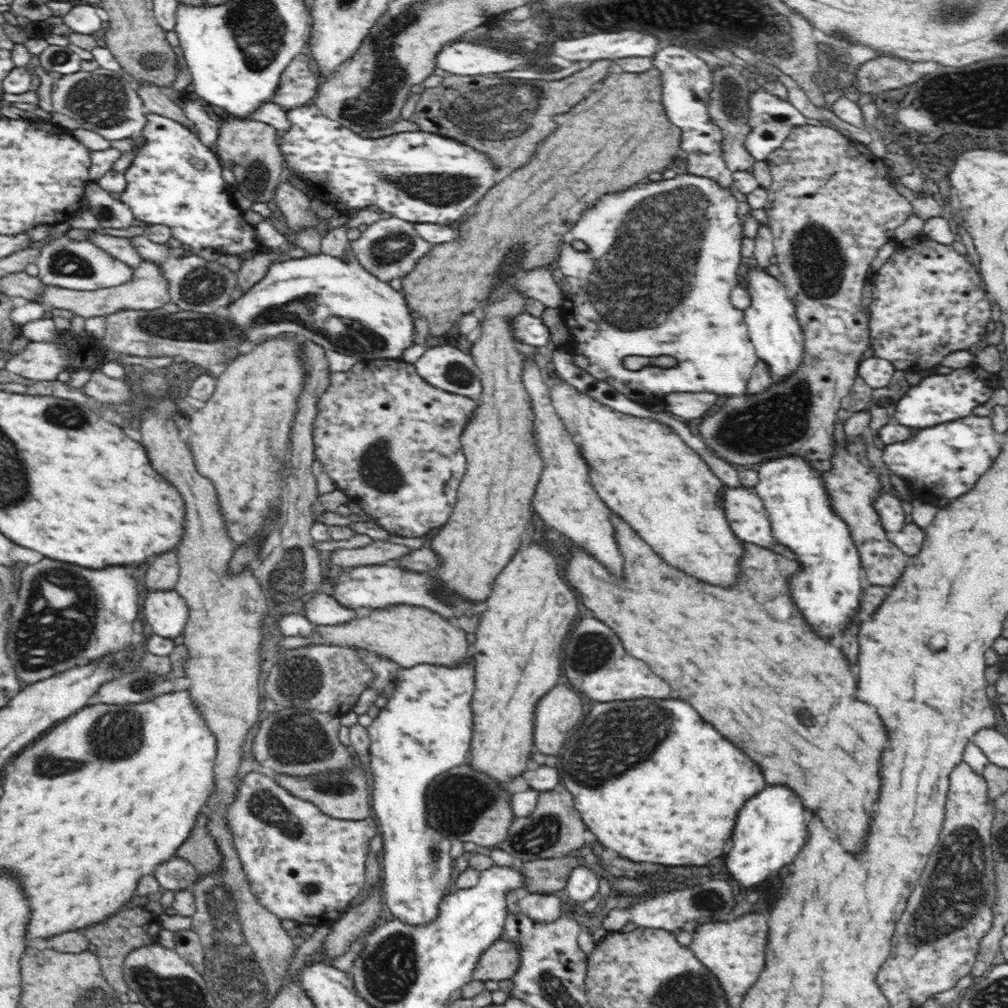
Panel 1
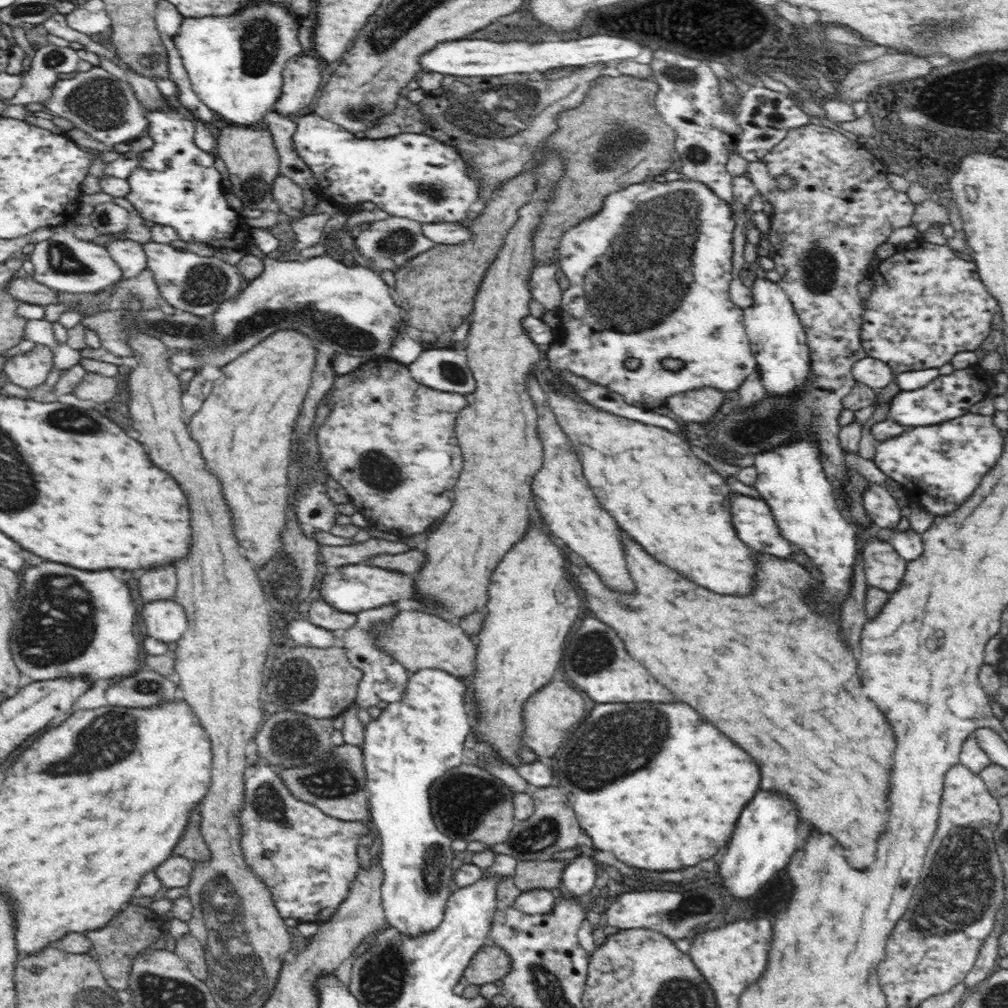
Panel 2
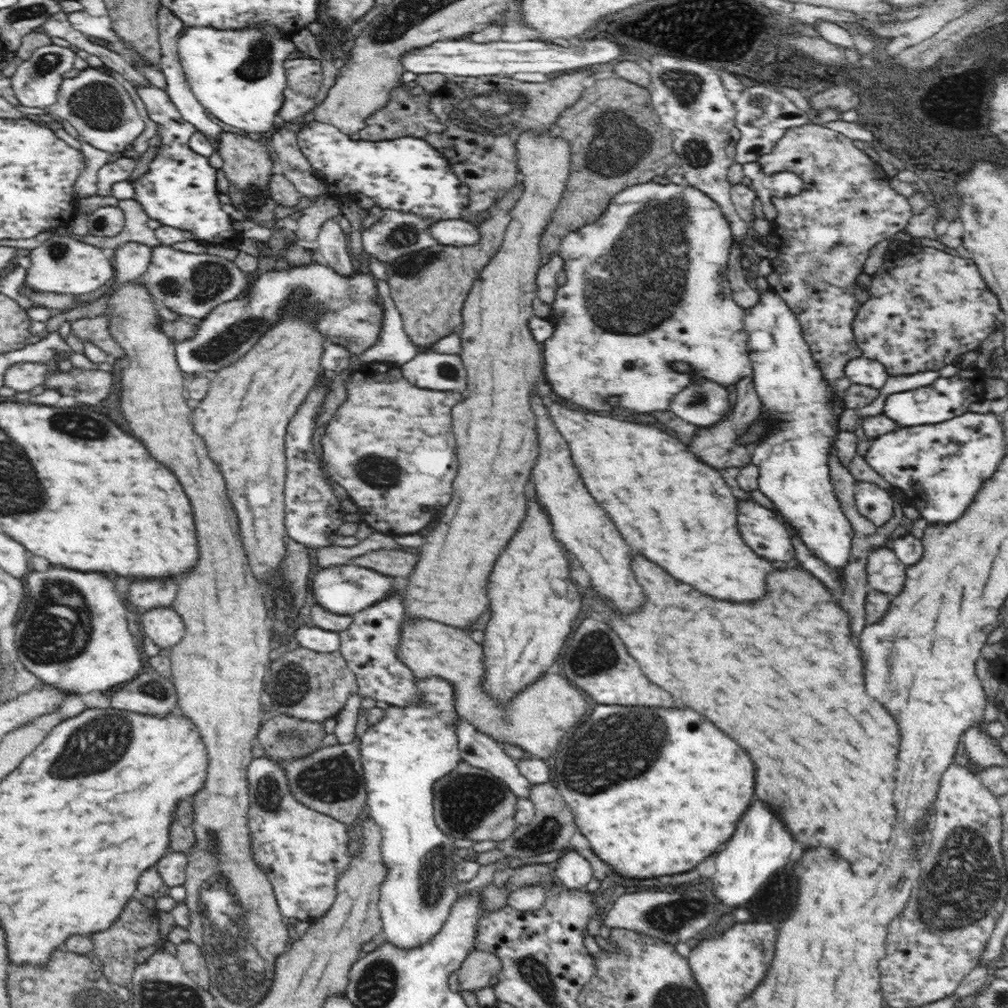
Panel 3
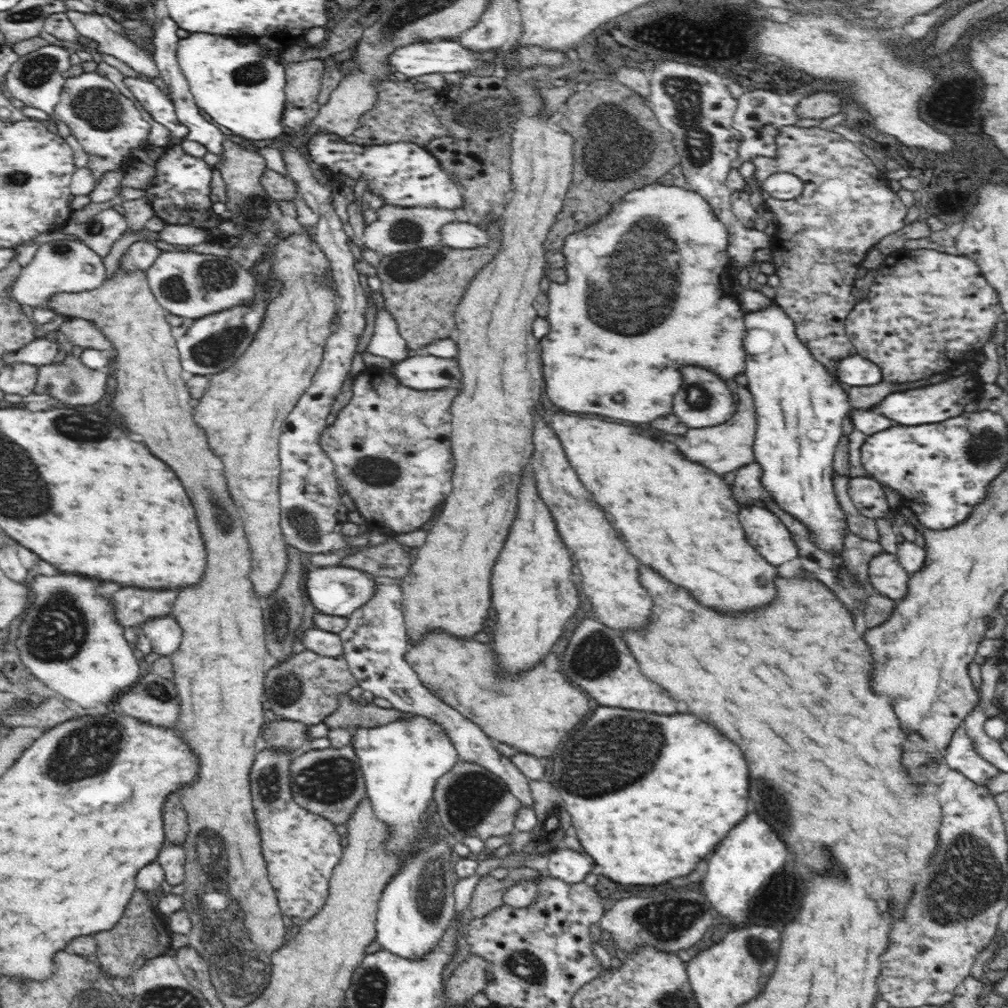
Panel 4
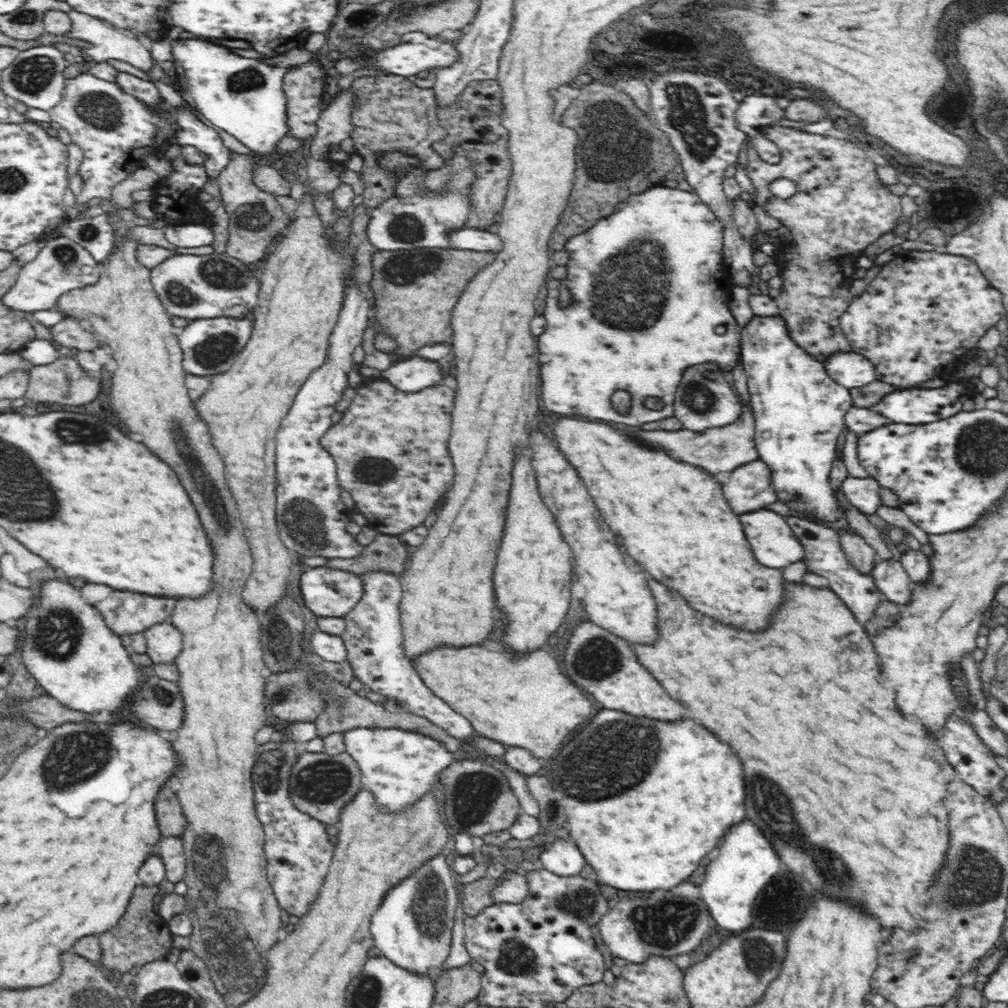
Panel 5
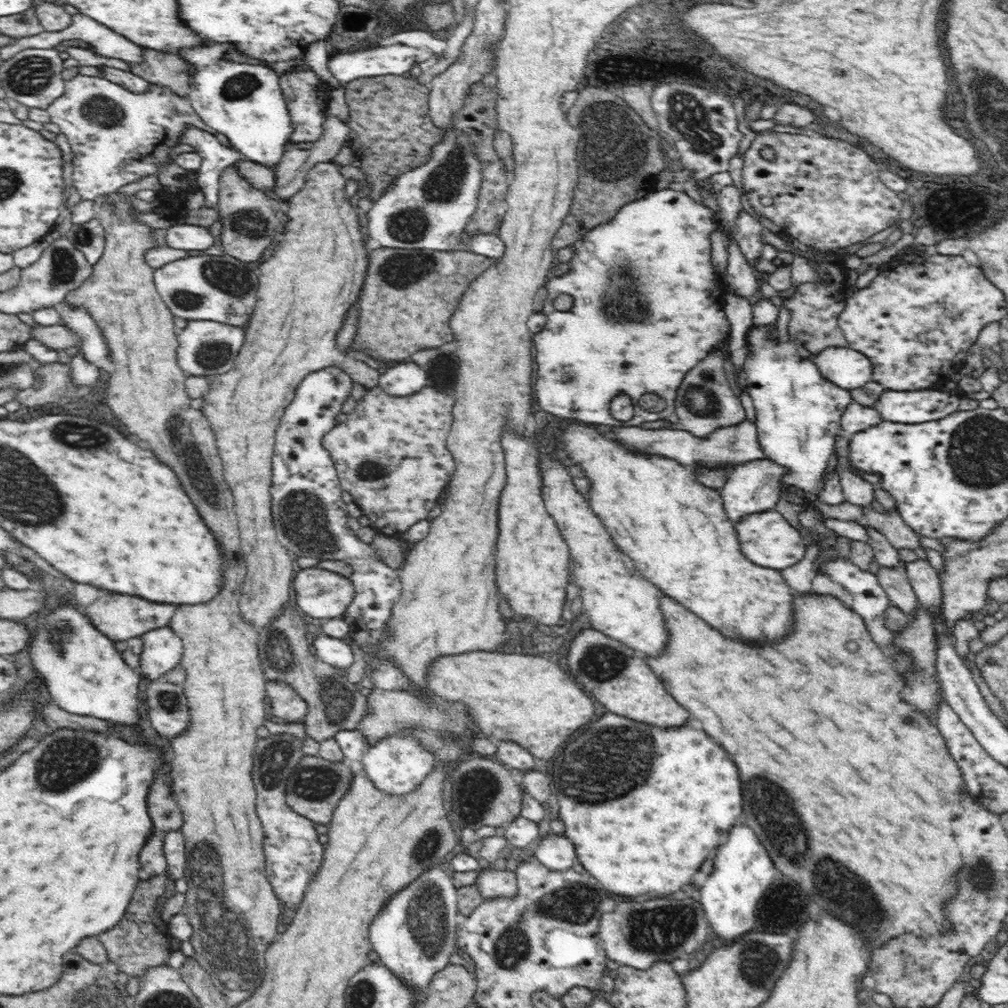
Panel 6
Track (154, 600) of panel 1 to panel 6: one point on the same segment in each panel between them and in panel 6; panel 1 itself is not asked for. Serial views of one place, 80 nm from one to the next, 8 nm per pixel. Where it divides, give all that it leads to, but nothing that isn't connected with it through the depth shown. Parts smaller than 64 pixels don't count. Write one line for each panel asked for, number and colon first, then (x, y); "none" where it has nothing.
2: (165, 620)
3: (163, 625)
4: (165, 635)
5: (164, 641)
6: (162, 649)

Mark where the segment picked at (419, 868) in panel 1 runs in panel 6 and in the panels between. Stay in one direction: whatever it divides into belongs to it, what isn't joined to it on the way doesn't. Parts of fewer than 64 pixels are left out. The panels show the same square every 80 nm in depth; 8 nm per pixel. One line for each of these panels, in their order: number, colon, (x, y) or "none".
2: (413, 742)
3: (403, 755)
4: (401, 761)
5: (413, 926)
6: (414, 935)

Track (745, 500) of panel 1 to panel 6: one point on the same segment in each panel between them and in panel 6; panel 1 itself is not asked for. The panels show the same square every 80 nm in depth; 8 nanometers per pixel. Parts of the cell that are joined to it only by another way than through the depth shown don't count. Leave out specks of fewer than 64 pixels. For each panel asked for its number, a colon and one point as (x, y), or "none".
2: (754, 522)
3: (762, 530)
4: (764, 530)
5: (775, 545)
6: (766, 538)

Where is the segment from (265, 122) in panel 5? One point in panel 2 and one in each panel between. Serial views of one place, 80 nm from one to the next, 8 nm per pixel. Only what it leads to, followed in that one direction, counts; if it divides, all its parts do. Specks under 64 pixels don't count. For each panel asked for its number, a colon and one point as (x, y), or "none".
2: (235, 64)
3: (238, 76)
4: (240, 87)

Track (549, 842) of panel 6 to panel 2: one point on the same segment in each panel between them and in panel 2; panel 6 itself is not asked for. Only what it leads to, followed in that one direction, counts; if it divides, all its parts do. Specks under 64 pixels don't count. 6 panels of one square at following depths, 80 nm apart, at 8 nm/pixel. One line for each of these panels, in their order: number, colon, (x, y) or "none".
2: (579, 877)
3: (574, 871)
4: (568, 865)
5: (562, 857)

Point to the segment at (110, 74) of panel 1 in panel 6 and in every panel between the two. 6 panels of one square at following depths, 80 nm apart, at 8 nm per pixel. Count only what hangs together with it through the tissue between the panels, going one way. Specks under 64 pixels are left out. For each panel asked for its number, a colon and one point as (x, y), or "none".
2: (95, 101)
3: (95, 107)
4: (107, 124)
5: (115, 130)
6: (116, 137)

